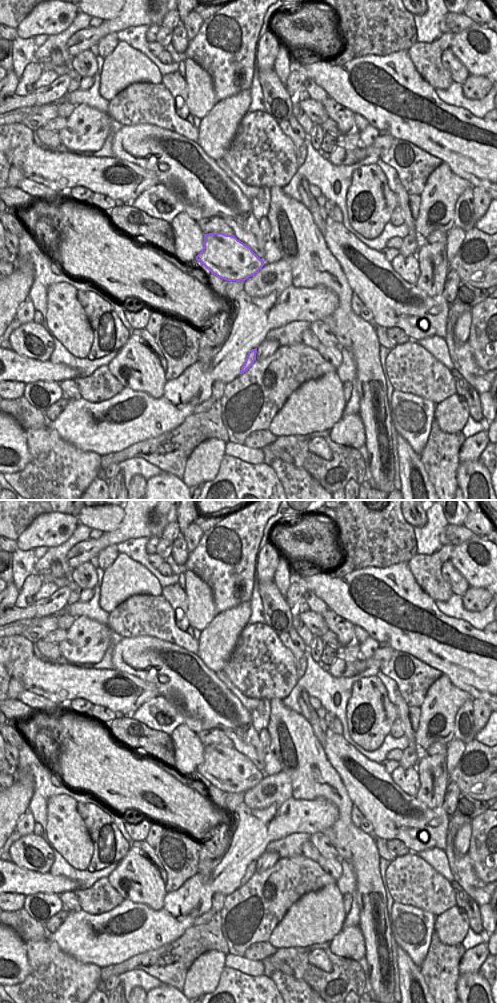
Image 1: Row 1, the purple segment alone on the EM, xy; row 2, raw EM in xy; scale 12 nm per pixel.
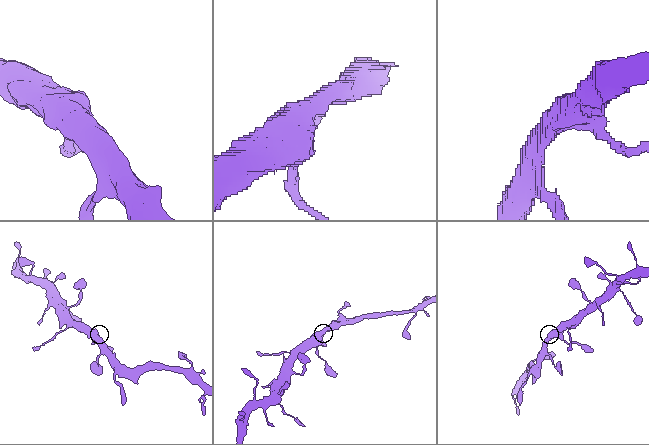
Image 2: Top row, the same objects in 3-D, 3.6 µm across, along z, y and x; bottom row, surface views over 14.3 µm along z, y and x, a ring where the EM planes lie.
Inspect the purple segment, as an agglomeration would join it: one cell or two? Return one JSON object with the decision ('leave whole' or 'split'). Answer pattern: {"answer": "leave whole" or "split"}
{"answer": "leave whole"}

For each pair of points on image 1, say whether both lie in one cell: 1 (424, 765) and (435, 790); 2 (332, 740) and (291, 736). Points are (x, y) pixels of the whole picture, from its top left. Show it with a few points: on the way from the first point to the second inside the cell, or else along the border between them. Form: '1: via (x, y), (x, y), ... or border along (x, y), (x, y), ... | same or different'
1: via (430, 771), (433, 784) | same
2: border along (323, 748), (327, 761), (335, 769) | different

